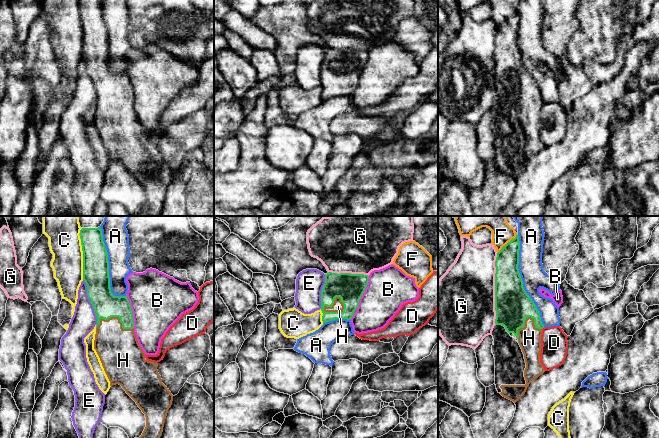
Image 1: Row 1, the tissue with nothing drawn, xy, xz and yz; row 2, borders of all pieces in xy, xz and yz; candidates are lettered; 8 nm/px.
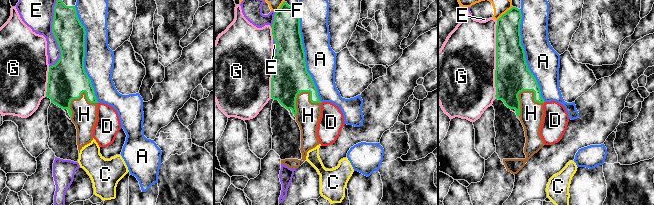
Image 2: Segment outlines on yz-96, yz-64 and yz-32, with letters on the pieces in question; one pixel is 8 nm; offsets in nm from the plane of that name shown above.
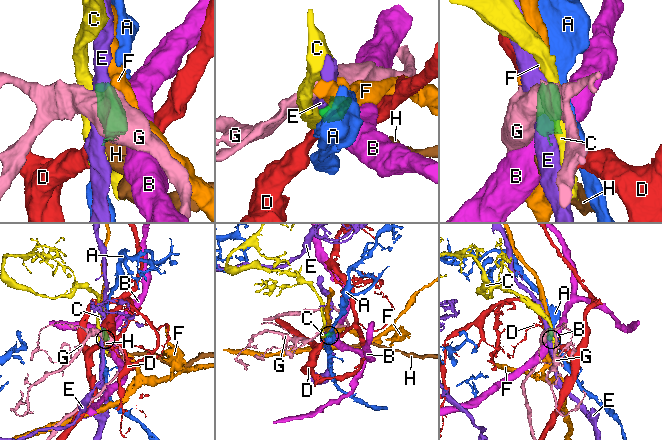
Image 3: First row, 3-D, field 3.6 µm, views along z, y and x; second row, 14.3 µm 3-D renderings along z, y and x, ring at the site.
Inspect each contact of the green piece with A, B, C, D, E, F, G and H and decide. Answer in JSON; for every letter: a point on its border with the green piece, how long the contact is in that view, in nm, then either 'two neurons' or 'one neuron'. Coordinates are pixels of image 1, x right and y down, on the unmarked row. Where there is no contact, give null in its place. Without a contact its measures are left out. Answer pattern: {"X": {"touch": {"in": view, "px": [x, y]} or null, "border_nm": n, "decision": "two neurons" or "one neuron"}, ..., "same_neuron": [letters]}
{"A": {"touch": {"in": "yz", "px": [522, 57]}, "border_nm": 750, "decision": "two neurons"}, "B": {"touch": {"in": "xz", "px": [364, 67]}, "border_nm": 280, "decision": "two neurons"}, "C": {"touch": {"in": "xy", "px": [83, 30]}, "border_nm": 420, "decision": "two neurons"}, "D": {"touch": null, "decision": "two neurons"}, "E": {"touch": {"in": "xy", "px": [90, 77]}, "border_nm": 380, "decision": "two neurons"}, "F": {"touch": {"in": "yz", "px": [507, 19]}, "border_nm": 220, "decision": "two neurons"}, "G": {"touch": {"in": "yz", "px": [495, 65]}, "border_nm": 600, "decision": "two neurons"}, "H": {"touch": {"in": "xz", "px": [332, 80]}, "border_nm": 180, "decision": "one neuron"}, "same_neuron": ["H"]}

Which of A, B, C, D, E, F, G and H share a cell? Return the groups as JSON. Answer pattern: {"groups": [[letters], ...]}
{"groups": [["A"], ["B"], ["C"], ["D"], ["E"], ["F"], ["G"], ["H"]]}

